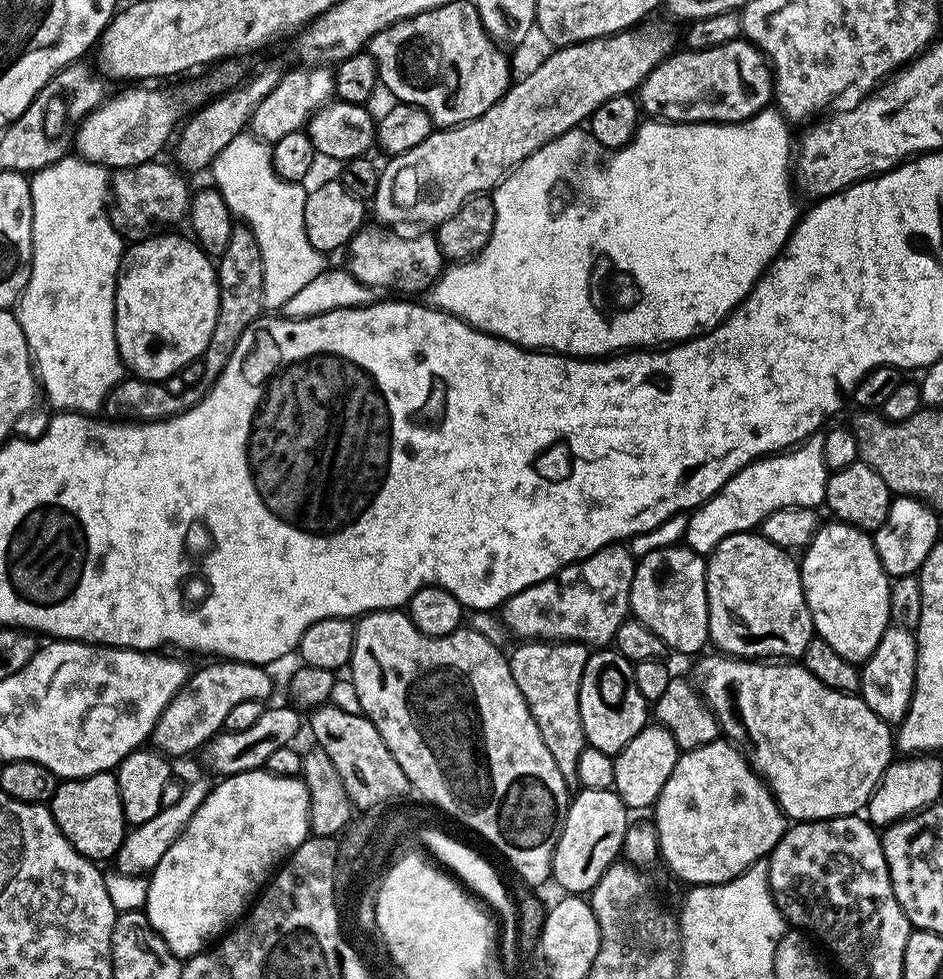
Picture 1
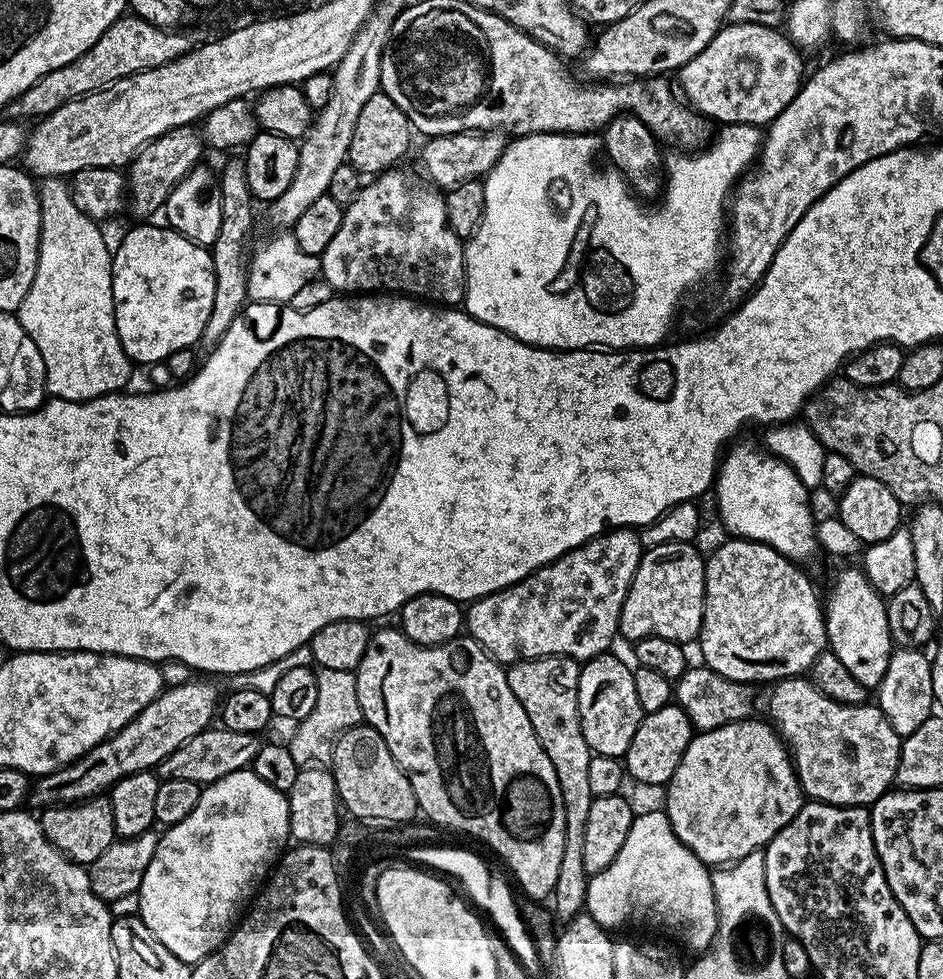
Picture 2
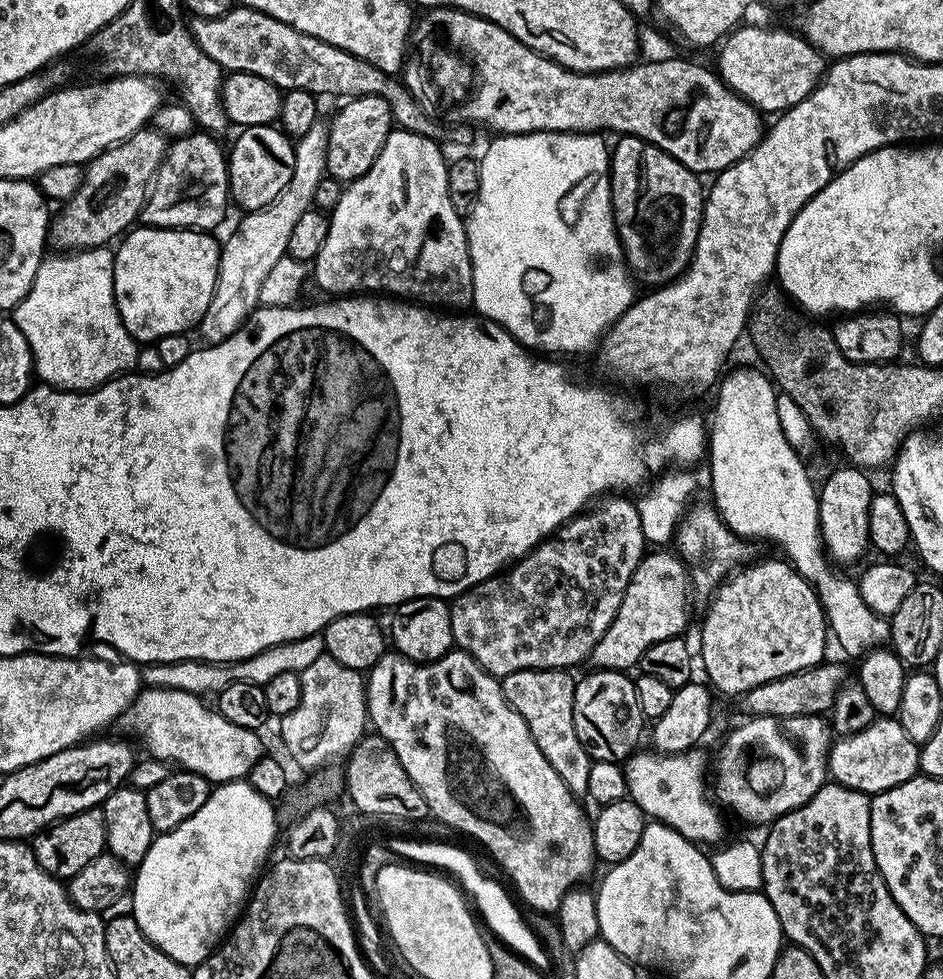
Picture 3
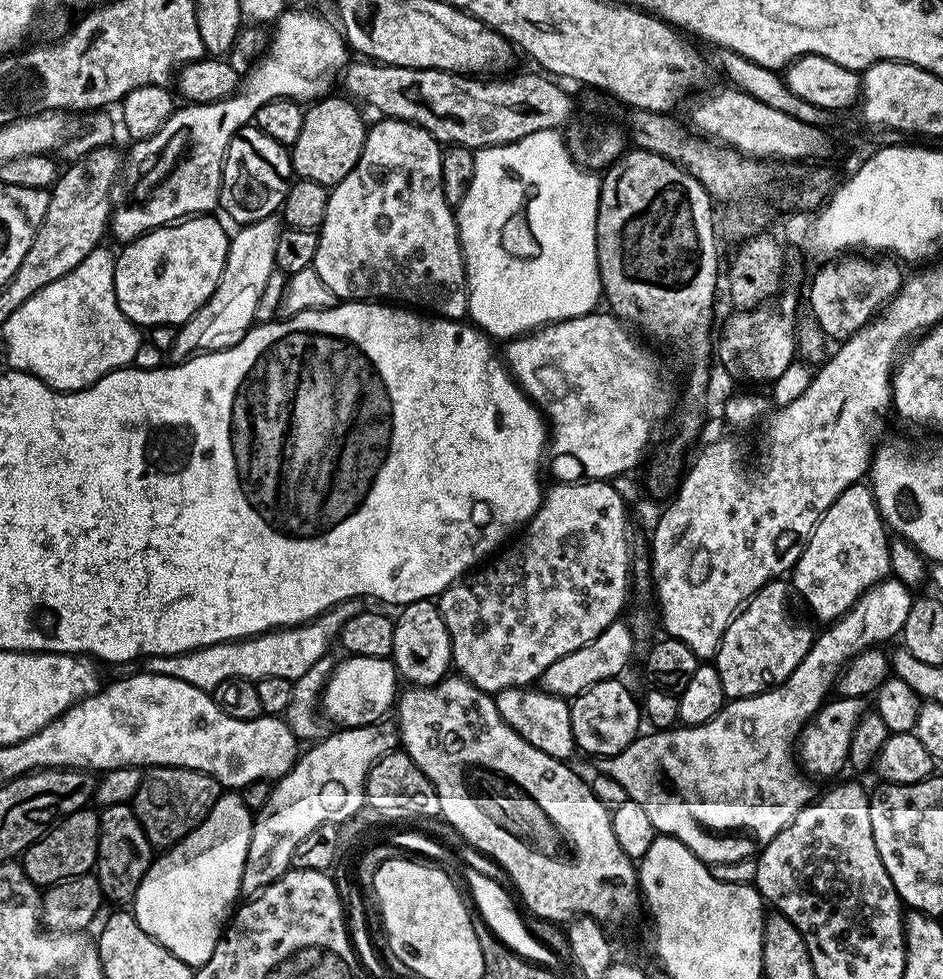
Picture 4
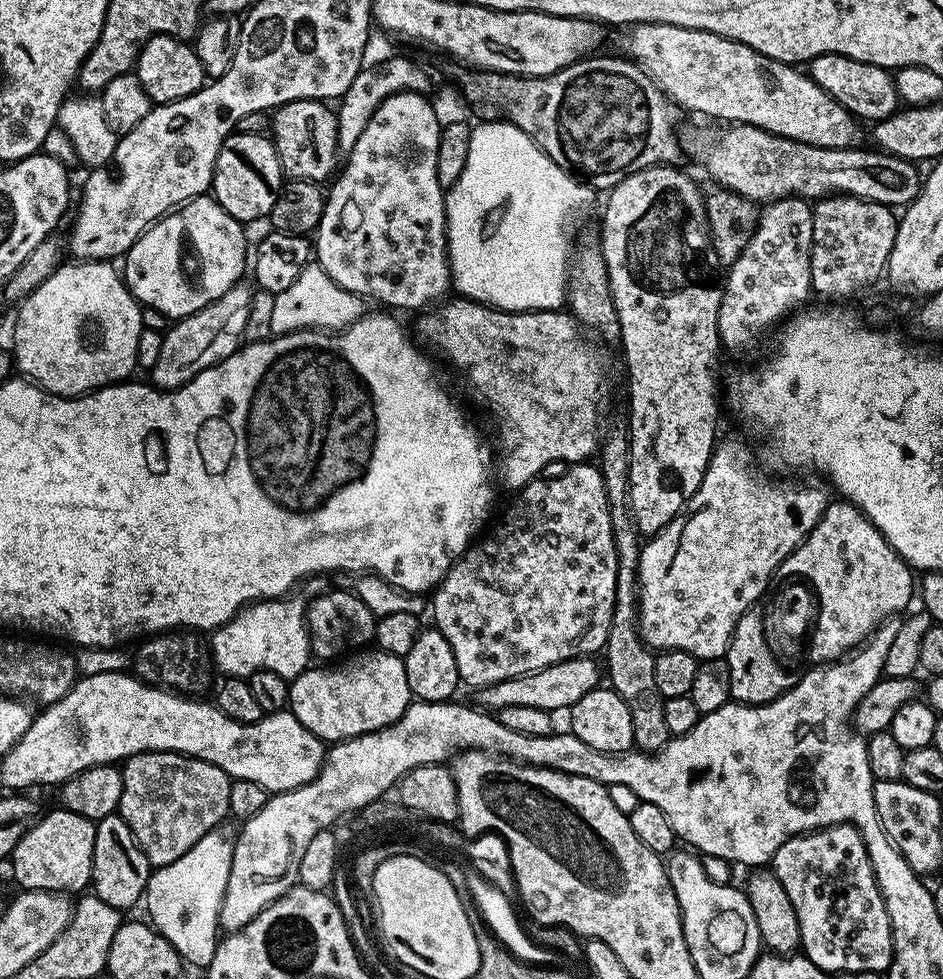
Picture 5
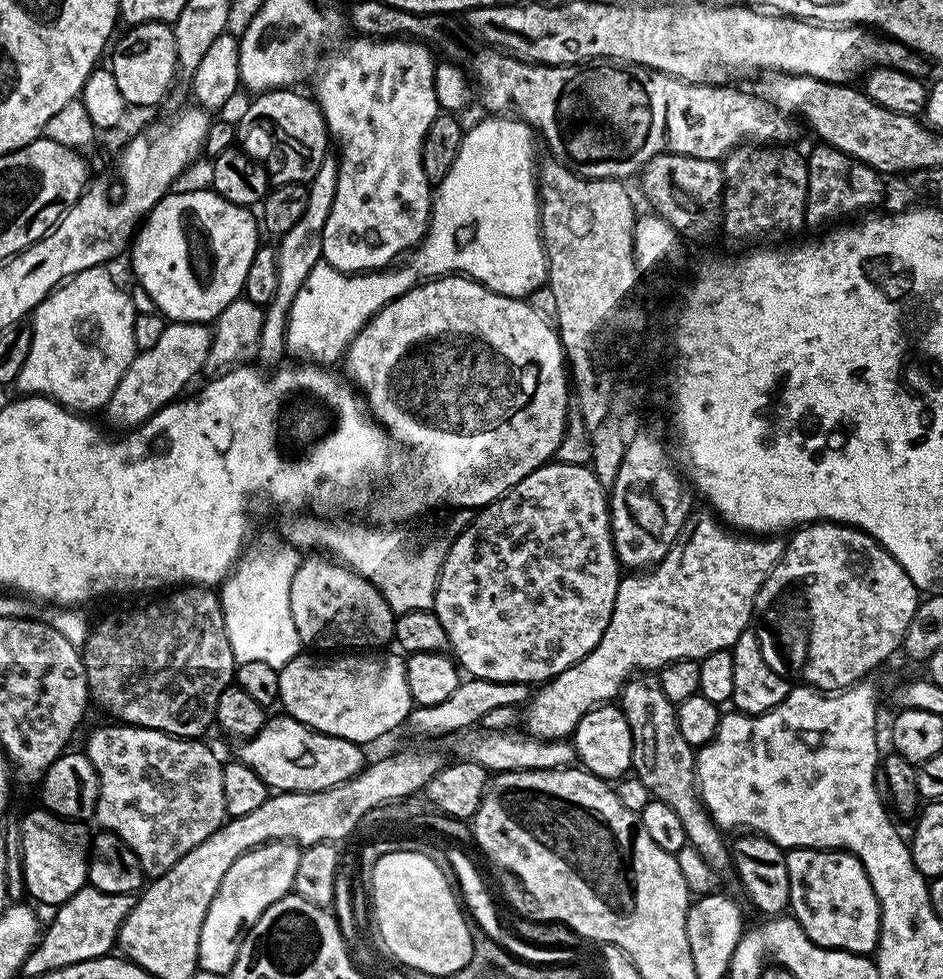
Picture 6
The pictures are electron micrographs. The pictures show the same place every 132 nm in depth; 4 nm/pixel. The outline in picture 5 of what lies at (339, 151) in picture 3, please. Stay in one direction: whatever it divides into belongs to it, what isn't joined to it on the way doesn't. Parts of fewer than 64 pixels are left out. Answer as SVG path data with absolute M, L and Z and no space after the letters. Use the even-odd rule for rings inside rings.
M295 100L289 104L281 104L270 116L270 139L276 145L283 175L289 181L323 182L322 180L327 181L337 171L338 122L335 111L327 103Z

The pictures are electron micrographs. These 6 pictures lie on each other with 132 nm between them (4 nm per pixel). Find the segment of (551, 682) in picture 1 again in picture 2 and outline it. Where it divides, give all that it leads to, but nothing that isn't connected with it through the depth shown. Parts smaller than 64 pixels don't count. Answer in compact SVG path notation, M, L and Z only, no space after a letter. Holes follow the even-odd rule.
M543 656L537 660L520 660L507 669L510 690L514 690L514 698L522 702L522 710L526 710L526 718L530 718L530 726L534 726L534 734L546 750L546 758L554 766L554 774L558 774L558 790L562 794L562 806L566 814L566 838L562 850L562 862L558 866L558 882L554 886L550 900L556 903L554 916L557 921L575 920L586 908L586 890L589 874L582 862L582 849L586 842L586 818L590 815L590 806L594 797L590 794L589 767L590 758L594 754L592 747L586 742L580 725L578 710L578 678L582 664L579 660L571 660L568 656Z

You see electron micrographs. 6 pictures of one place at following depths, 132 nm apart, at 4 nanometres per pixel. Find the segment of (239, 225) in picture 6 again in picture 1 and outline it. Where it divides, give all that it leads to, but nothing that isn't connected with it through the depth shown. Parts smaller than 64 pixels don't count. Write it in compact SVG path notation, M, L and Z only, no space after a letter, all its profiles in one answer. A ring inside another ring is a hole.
M153 234L145 239L135 241L125 251L124 259L120 262L120 273L116 279L116 345L120 351L120 359L123 360L125 369L135 374L141 380L154 380L157 382L171 381L171 376L183 373L184 368L190 362L201 359L212 340L212 335L218 327L218 298L220 297L220 283L216 281L216 264L213 257L209 256L195 239L184 236L168 236L172 234Z

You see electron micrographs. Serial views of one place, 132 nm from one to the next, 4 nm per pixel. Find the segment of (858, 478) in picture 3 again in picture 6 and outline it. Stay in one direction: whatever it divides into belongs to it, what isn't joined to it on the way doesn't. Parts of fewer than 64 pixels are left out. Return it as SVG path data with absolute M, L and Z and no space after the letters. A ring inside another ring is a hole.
M817 522L815 524L806 524L797 527L791 533L792 541L787 541L784 549L784 556L774 566L772 573L766 578L766 582L762 582L762 586L756 595L756 608L763 610L775 604L777 600L785 595L784 587L787 584L801 584L804 587L804 592L808 595L806 599L806 616L810 621L808 628L808 657L804 663L804 670L802 673L802 680L805 685L811 686L825 694L839 694L846 688L851 688L852 685L860 683L865 679L876 667L879 666L883 660L891 658L895 652L904 643L904 635L906 634L906 626L910 626L910 618L914 618L914 610L920 605L922 593L920 589L914 586L914 582L906 574L906 570L902 570L902 566L897 562L893 556L881 544L876 541L869 532L864 532L861 528L850 528L846 524L833 524L831 522Z

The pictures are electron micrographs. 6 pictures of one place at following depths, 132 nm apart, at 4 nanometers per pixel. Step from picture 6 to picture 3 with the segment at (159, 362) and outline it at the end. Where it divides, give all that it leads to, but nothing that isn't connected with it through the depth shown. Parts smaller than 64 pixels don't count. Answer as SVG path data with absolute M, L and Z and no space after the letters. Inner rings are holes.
M317 122L305 136L295 141L293 177L286 188L267 208L247 213L243 217L245 220L233 230L232 237L223 241L214 294L198 325L198 332L205 336L208 344L217 344L233 336L260 304L260 291L266 273L277 264L278 258L286 255L294 222L298 222L298 218L302 218L302 214L313 207L318 184L326 177L328 129L327 123Z

